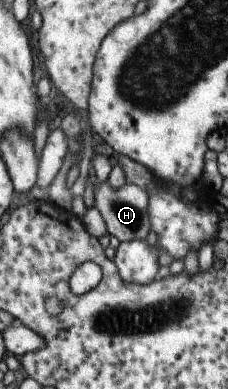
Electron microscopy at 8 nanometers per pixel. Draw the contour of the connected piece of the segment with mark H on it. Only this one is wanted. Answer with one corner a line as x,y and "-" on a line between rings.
93,180
91,188
93,188
94,208
101,215
109,235
114,236
119,242
145,239
147,233
150,232
145,189
135,186
135,184
123,183
117,190
117,188
111,188
107,184
107,180
103,180
103,182

